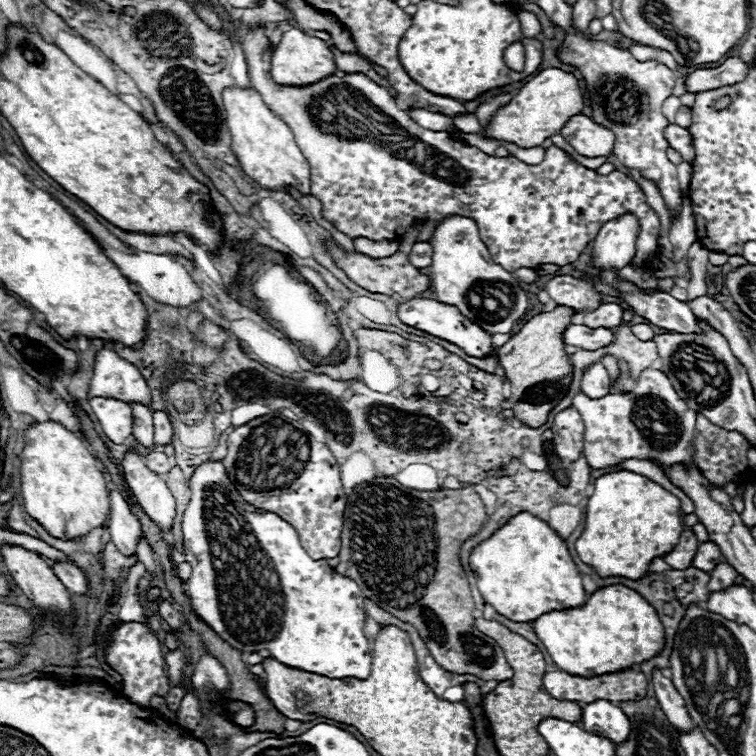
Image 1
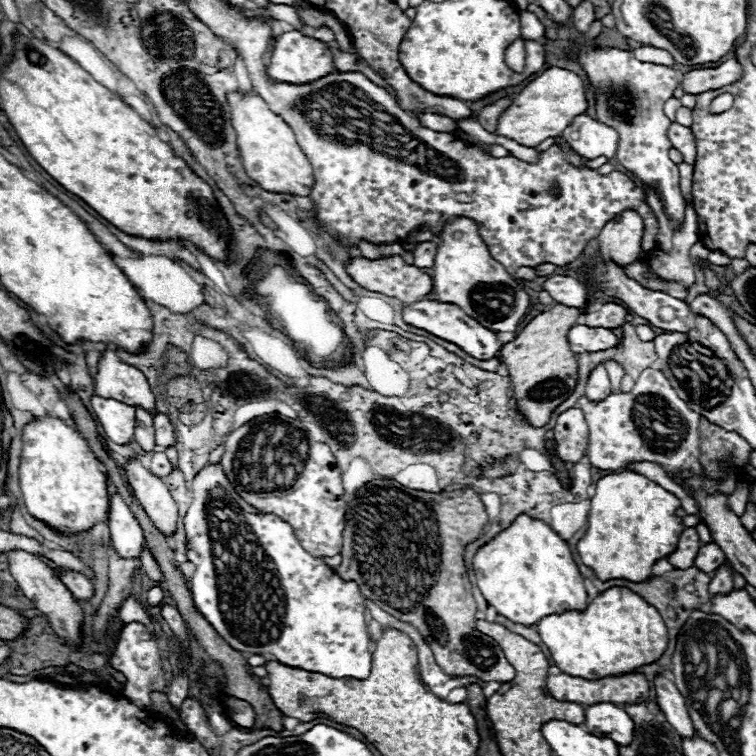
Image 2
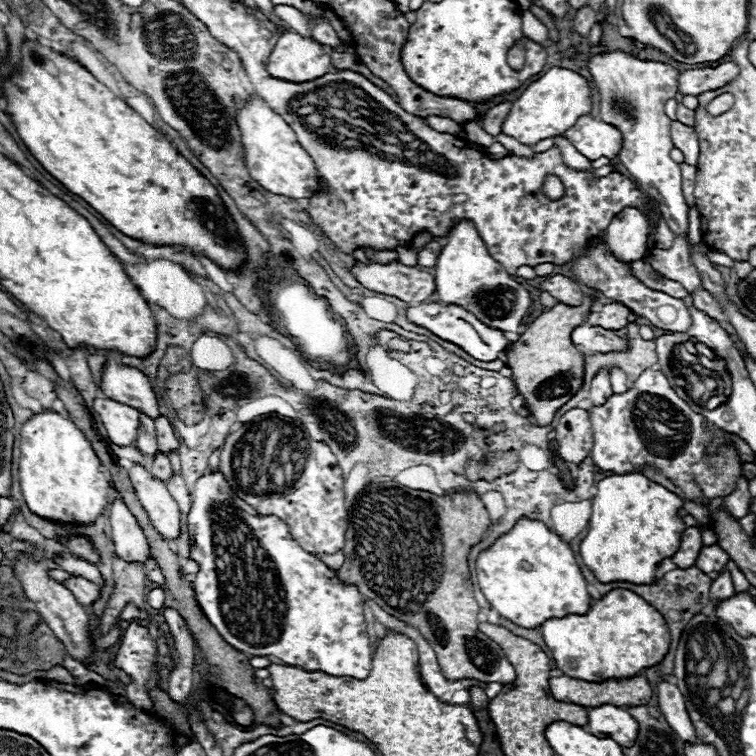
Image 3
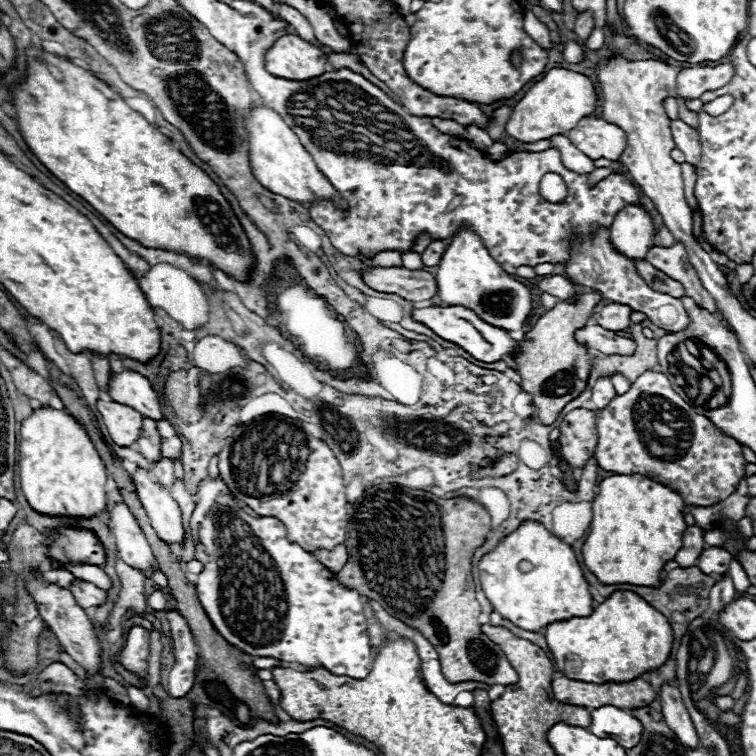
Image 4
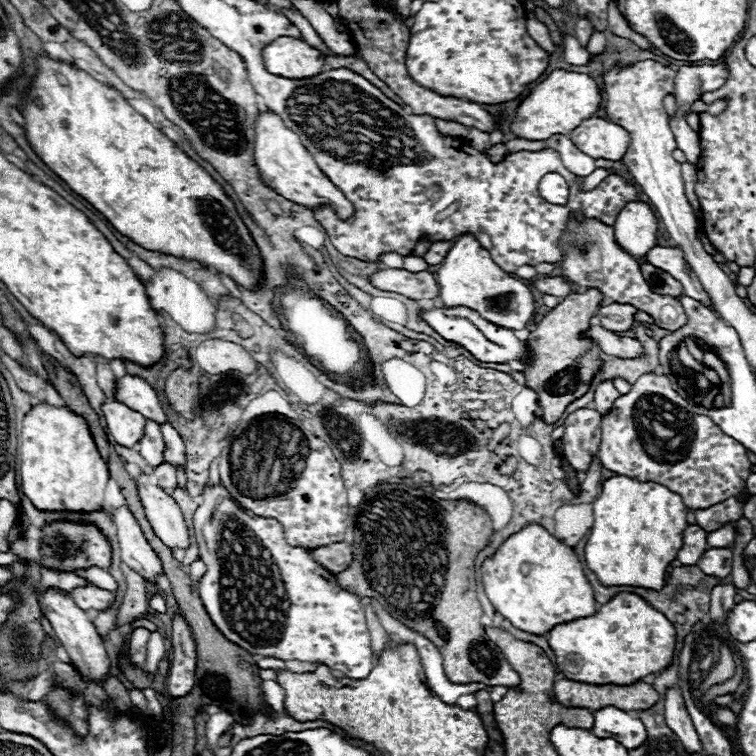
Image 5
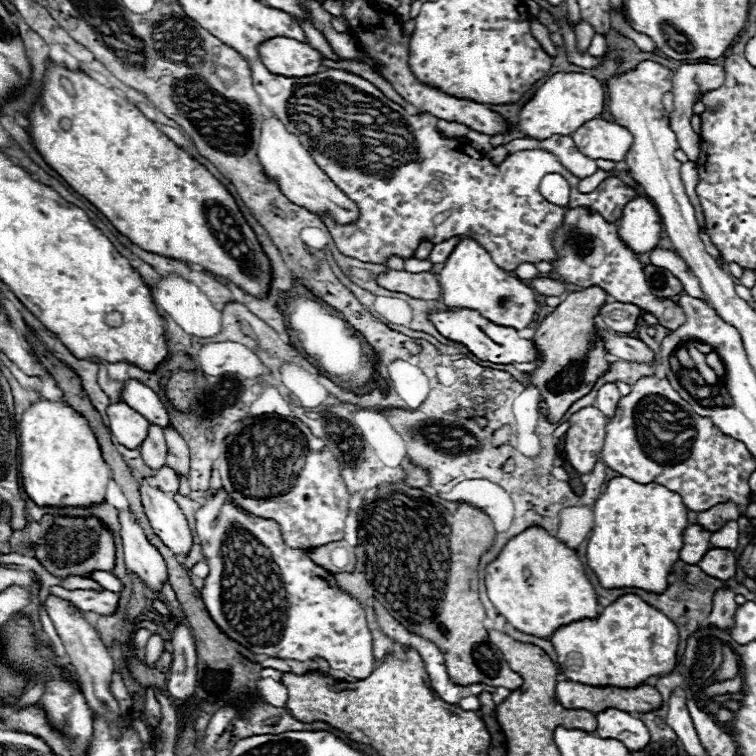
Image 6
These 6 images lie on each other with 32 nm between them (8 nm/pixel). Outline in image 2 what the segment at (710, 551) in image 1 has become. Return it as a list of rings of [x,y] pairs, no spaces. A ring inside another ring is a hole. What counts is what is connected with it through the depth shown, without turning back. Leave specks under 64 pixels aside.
[[[714,542],[702,544],[700,550],[698,550],[698,554],[696,554],[696,558],[694,558],[694,566],[696,566],[698,570],[708,570],[708,574],[710,574],[710,572],[714,572],[720,564],[726,564],[724,552],[722,552]]]

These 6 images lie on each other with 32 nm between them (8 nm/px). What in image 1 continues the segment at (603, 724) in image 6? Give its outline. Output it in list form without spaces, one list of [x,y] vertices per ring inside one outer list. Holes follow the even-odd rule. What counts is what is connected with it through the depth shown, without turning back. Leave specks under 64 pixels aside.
[[[594,700],[584,704],[580,726],[592,730],[594,734],[604,734],[604,738],[612,738],[612,742],[624,742],[630,734],[630,720],[610,700]]]

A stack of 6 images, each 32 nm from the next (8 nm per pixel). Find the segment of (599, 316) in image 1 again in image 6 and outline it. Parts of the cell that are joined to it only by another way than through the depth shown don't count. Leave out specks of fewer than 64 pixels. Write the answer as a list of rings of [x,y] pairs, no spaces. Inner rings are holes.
[[[612,302],[600,308],[600,316],[606,324],[606,328],[614,330],[614,332],[632,332],[636,328],[638,316],[640,316],[640,308],[632,306],[632,304],[624,304],[624,302]]]

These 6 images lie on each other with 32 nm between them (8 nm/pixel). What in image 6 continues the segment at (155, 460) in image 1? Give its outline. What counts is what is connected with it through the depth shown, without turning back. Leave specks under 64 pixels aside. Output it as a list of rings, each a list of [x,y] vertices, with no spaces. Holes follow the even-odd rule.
[[[162,466],[158,472],[154,472],[150,482],[152,486],[160,486],[160,490],[164,490],[166,494],[176,494],[178,484],[180,484],[176,472],[170,466]]]

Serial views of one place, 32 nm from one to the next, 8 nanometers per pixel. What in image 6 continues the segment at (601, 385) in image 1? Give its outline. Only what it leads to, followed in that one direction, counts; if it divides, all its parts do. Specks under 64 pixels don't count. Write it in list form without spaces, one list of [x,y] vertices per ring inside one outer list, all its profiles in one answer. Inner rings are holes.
[[[604,384],[602,388],[598,388],[598,396],[596,396],[594,406],[606,416],[614,416],[618,400],[620,400],[620,392],[618,392],[616,384]]]

